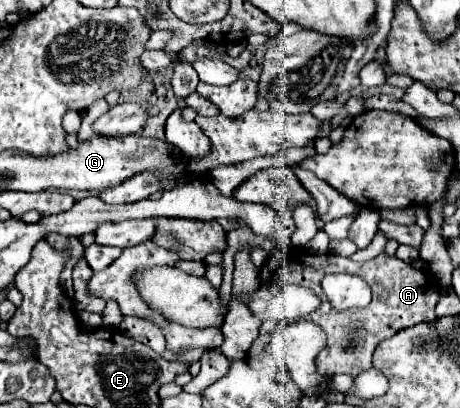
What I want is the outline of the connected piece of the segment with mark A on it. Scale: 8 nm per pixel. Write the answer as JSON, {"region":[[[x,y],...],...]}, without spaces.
{"region":[[[332,253],[326,255],[304,255],[296,261],[286,261],[286,269],[302,269],[302,285],[316,291],[322,301],[326,299],[320,287],[320,281],[328,273],[354,273],[364,275],[366,283],[372,289],[372,301],[368,307],[356,307],[338,311],[330,303],[322,303],[320,309],[314,315],[308,315],[312,323],[318,323],[322,331],[326,333],[326,347],[322,353],[316,355],[316,367],[322,377],[332,377],[338,373],[346,373],[350,377],[356,377],[358,373],[372,367],[372,353],[378,347],[380,341],[392,337],[396,331],[404,329],[404,325],[416,325],[416,323],[428,323],[436,319],[434,307],[440,299],[442,285],[428,269],[414,269],[412,265],[390,257],[386,253],[378,255],[376,259],[370,259],[366,263],[354,263],[346,257],[338,257]]]}

